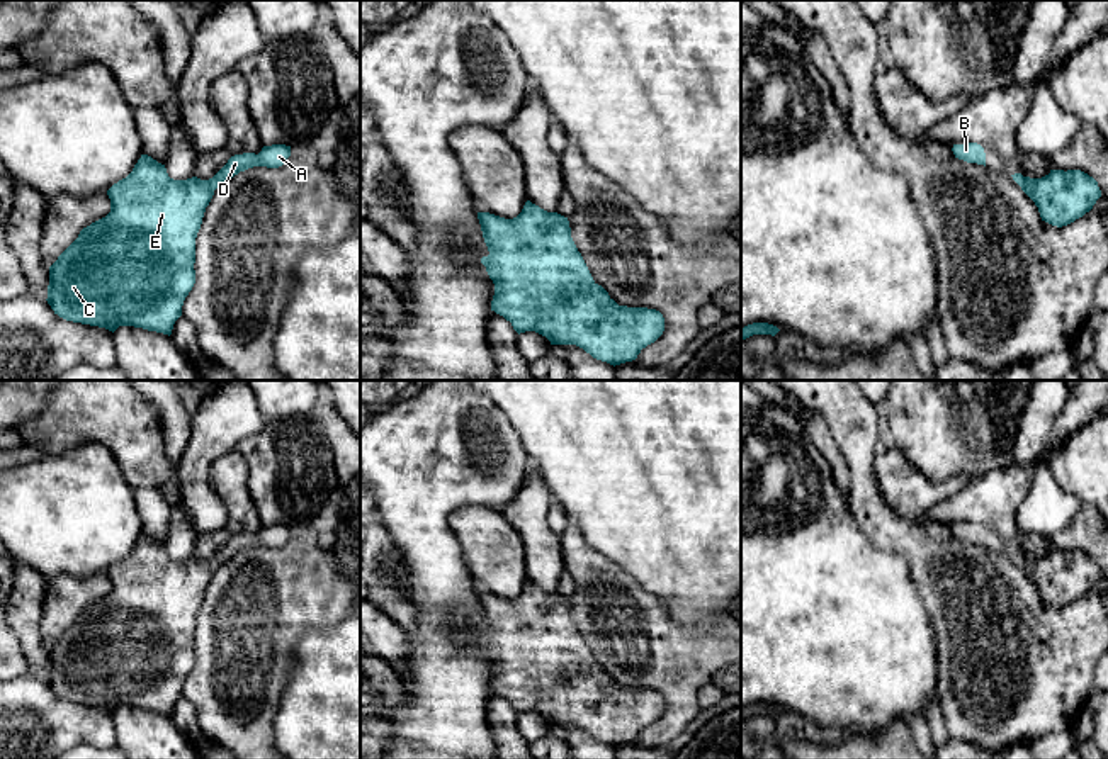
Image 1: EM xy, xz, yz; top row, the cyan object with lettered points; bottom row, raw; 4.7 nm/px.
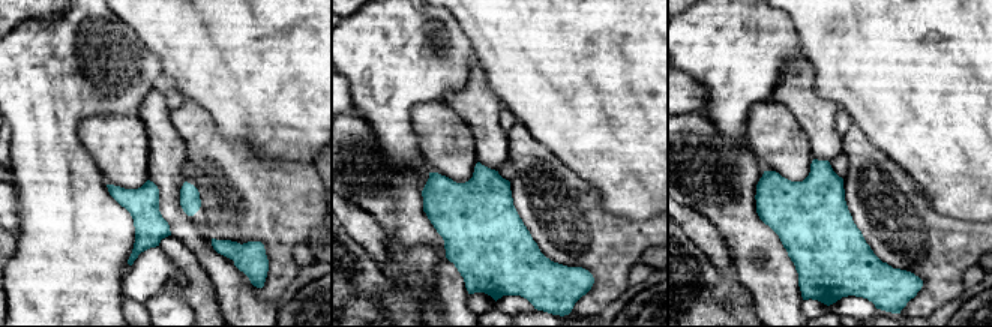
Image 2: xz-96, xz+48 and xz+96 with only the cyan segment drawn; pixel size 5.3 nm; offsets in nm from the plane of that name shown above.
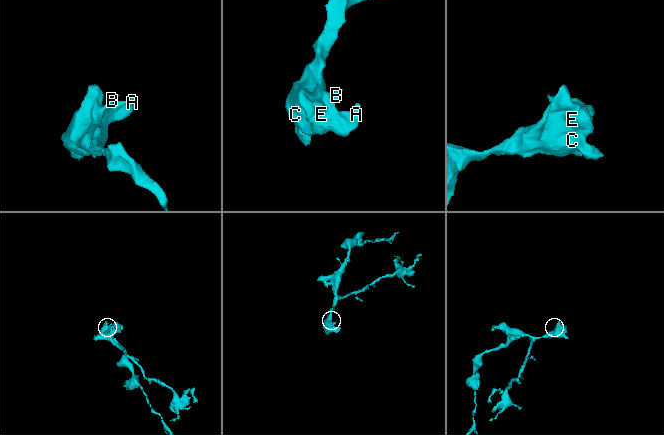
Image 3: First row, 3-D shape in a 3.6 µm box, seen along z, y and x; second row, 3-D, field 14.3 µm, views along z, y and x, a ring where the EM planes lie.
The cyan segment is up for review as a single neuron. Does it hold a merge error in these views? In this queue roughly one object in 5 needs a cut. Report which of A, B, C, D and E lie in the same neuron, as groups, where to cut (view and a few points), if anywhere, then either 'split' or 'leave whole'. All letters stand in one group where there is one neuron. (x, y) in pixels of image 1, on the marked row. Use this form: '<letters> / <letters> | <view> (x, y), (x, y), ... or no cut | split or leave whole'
A B C D E | no cut | leave whole

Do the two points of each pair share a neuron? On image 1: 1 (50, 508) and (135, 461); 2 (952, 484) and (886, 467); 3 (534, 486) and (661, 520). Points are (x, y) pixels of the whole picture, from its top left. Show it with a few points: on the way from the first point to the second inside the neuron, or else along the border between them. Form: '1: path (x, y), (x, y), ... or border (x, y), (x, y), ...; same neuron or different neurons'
1: border (92, 440), (111, 452), (123, 476), (135, 488); different neurons
2: path (935, 489), (908, 489), (903, 484); same neuron
3: border (534, 469), (553, 500); different neurons

